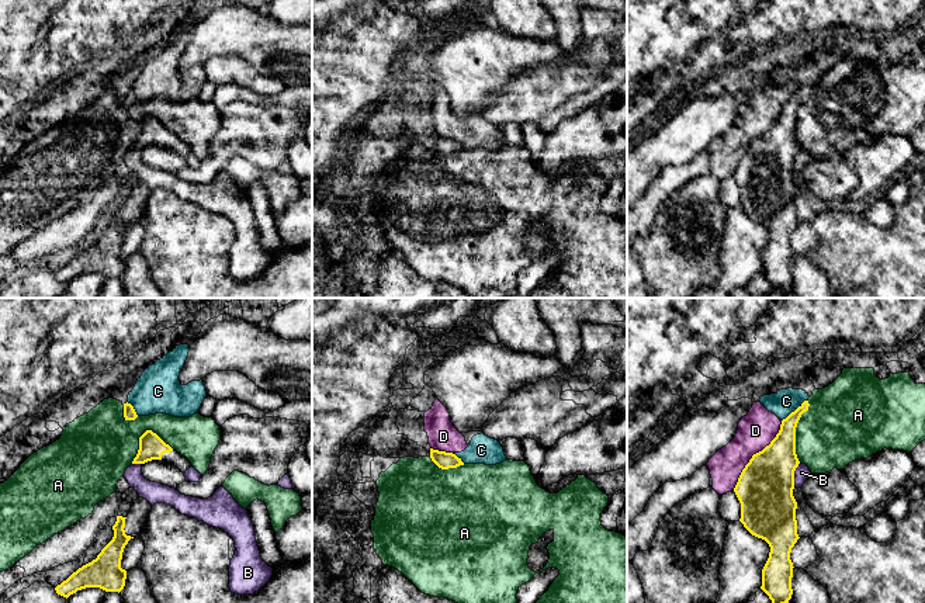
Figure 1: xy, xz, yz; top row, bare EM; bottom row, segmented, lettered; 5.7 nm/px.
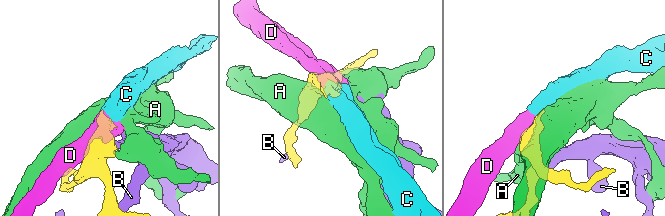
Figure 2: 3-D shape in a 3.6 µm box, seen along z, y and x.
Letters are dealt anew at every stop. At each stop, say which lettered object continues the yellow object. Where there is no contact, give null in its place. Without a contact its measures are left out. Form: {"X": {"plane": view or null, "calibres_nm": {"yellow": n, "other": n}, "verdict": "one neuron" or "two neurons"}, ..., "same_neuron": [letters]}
{"A": {"plane": "yz", "calibres_nm": {"yellow": 240, "other": 400}, "verdict": "two neurons"}, "B": {"plane": "yz", "calibres_nm": {"yellow": 320, "other": 90}, "verdict": "two neurons"}, "C": {"plane": "yz", "calibres_nm": {"yellow": 160, "other": 140}, "verdict": "two neurons"}, "D": {"plane": "yz", "calibres_nm": {"yellow": 320, "other": 200}, "verdict": "two neurons"}, "same_neuron": []}

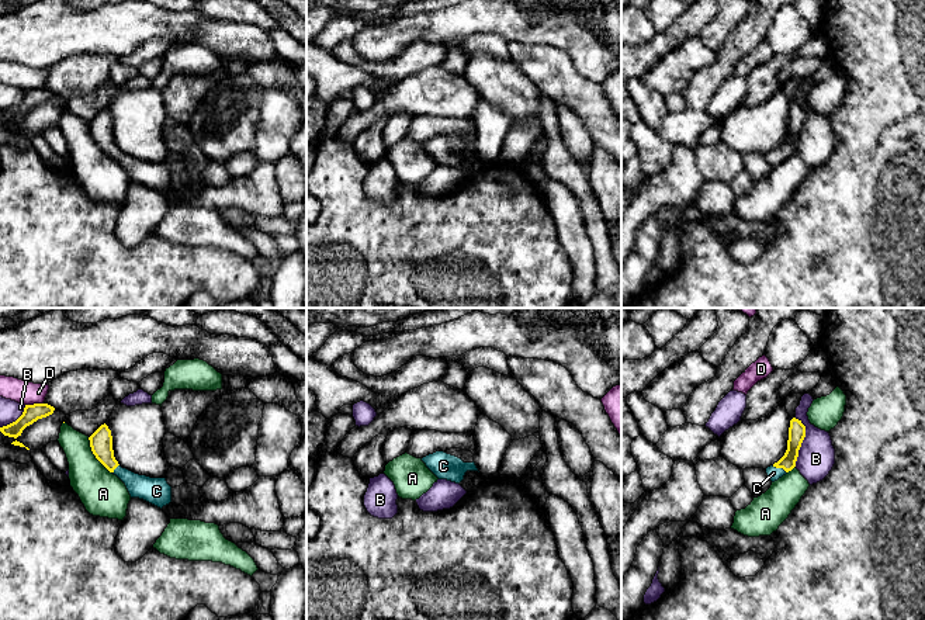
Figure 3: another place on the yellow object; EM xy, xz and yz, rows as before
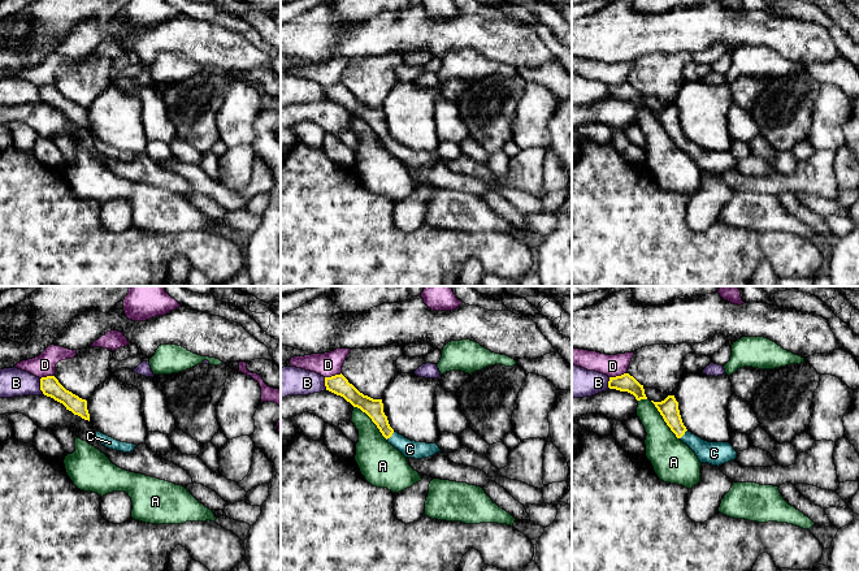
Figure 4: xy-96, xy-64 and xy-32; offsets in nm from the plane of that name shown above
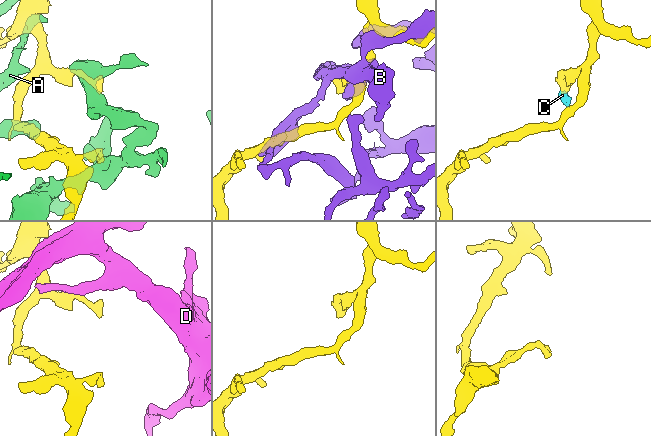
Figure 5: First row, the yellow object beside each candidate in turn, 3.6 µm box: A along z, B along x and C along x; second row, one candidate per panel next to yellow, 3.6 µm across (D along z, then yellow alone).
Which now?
{"A": {"plane": "xy", "calibres_nm": {"yellow": 130, "other": 260}, "verdict": "two neurons"}, "B": {"plane": "yz", "calibres_nm": {"yellow": 100, "other": 220}, "verdict": "two neurons"}, "C": {"plane": "yz", "calibres_nm": {"yellow": 100, "other": 70}, "verdict": "one neuron"}, "D": {"plane": "xy", "calibres_nm": {"yellow": 100, "other": 130}, "verdict": "two neurons"}, "same_neuron": ["C"]}

